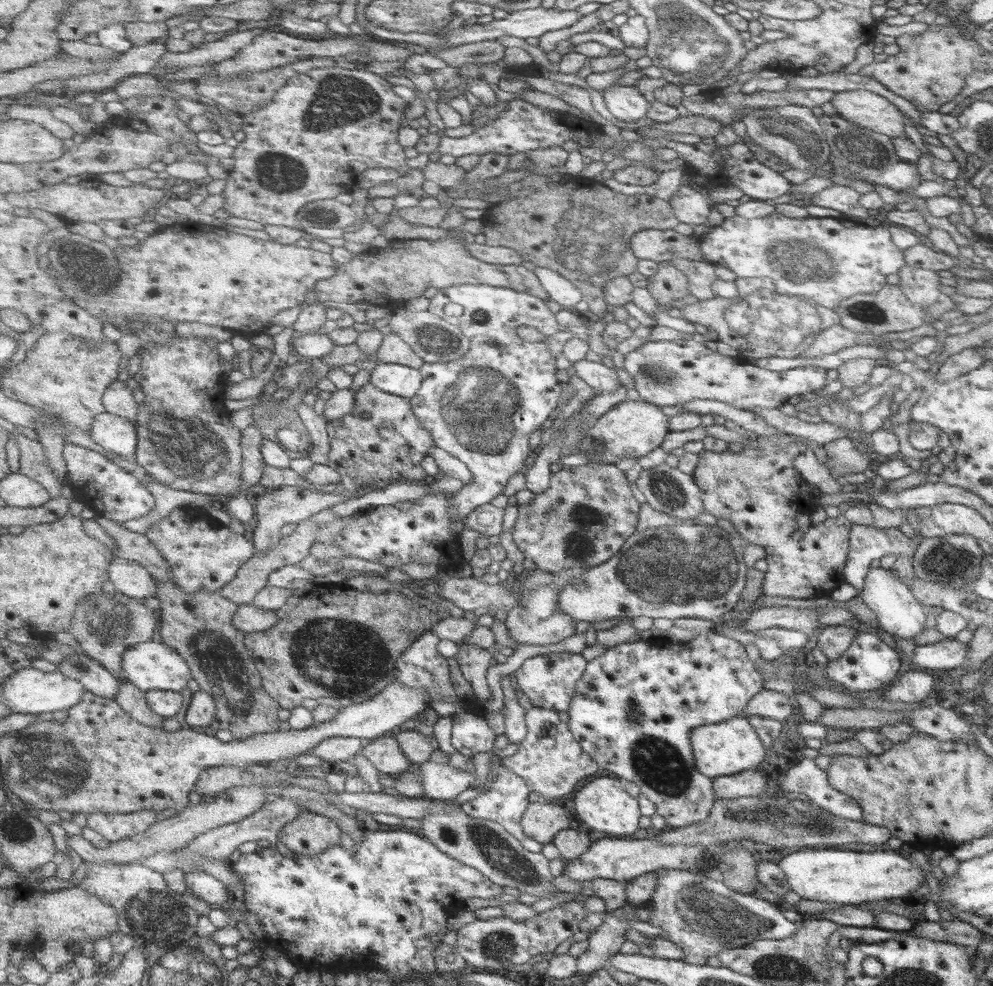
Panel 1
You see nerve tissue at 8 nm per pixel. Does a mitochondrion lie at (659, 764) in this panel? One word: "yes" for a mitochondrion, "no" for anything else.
yes

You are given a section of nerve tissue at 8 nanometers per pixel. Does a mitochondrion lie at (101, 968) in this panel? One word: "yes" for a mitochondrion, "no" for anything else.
no

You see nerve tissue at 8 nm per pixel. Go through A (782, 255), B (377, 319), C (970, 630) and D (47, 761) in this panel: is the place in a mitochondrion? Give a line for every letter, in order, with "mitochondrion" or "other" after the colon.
A: mitochondrion
B: other
C: other
D: mitochondrion

